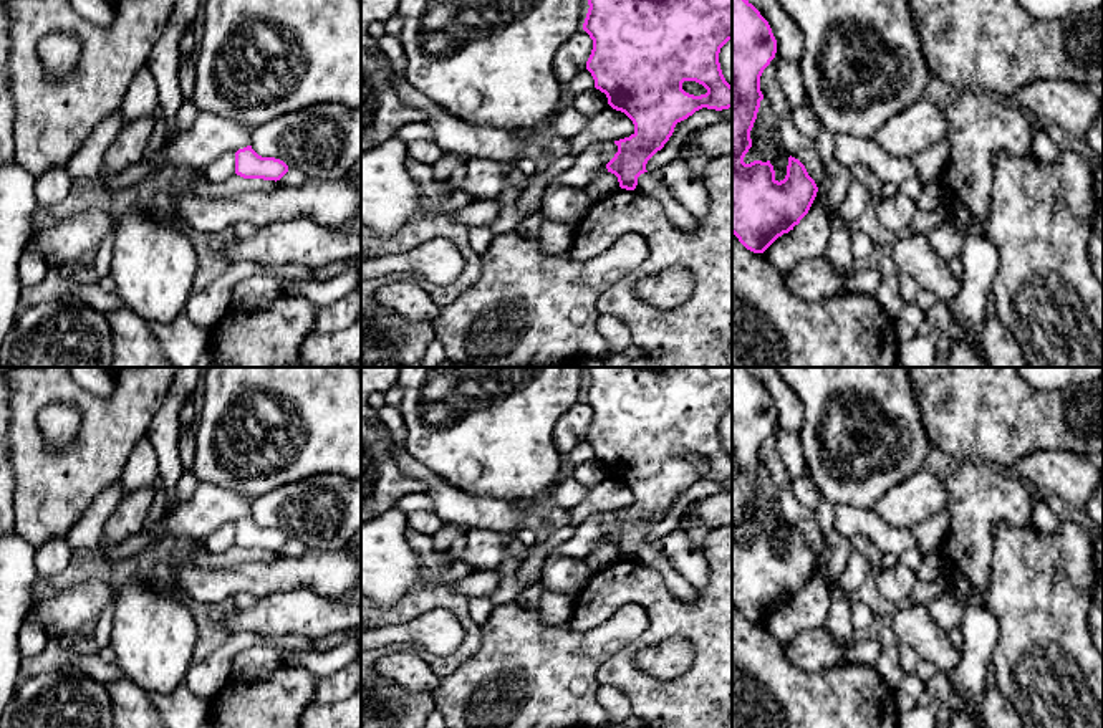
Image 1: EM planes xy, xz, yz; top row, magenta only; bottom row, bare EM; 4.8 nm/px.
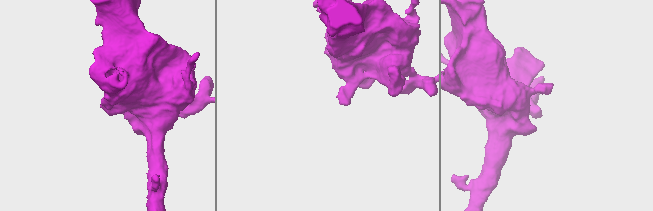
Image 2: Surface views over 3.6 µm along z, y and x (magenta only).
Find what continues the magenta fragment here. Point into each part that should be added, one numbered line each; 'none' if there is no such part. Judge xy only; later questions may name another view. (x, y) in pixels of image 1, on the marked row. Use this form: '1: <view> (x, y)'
none

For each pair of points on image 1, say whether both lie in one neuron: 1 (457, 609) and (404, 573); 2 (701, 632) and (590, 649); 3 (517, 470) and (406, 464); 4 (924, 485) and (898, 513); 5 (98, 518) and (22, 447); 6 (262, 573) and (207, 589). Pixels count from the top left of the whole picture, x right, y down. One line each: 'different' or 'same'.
1: different
2: different
3: different
4: same
5: different
6: same

